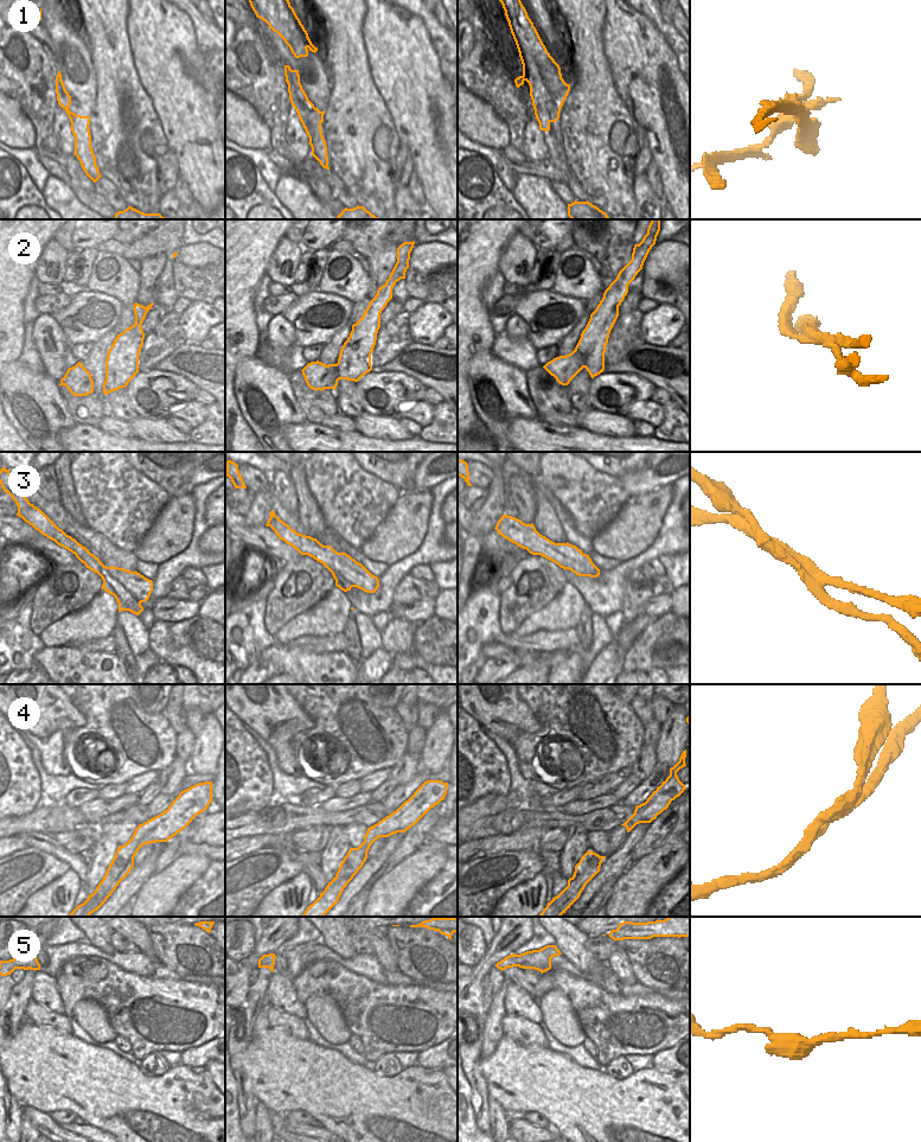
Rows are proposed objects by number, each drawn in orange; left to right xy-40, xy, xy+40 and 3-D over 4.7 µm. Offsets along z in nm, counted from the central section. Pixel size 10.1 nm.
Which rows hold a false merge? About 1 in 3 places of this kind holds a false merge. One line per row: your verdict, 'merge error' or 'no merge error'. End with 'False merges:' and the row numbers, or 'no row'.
1: merge error
2: merge error
3: merge error
4: merge error
5: no merge error
False merges: 1, 2, 3, 4

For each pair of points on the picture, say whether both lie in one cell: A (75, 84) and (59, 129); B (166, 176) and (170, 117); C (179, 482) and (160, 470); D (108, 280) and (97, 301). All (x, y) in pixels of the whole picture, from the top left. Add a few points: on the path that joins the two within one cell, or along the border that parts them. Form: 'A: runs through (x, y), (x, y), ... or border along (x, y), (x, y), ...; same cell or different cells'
A: border along (64, 110), (70, 122), (70, 131), (75, 138); different cells
B: border along (168, 147), (176, 157), (179, 174); different cells
C: runs through (174, 477), (165, 470); same cell
D: border along (88, 289), (114, 295), (123, 305); different cells

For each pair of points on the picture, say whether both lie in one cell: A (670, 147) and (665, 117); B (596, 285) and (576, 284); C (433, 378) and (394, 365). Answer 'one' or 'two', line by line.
A: one
B: one
C: one

